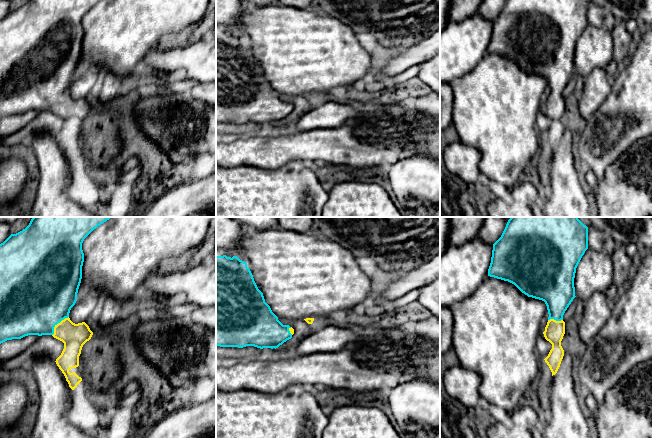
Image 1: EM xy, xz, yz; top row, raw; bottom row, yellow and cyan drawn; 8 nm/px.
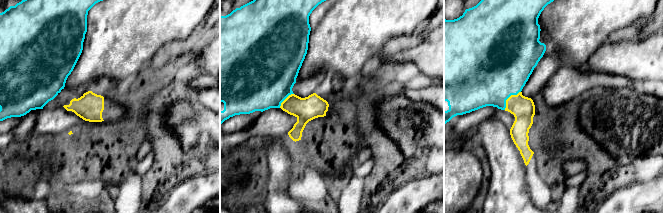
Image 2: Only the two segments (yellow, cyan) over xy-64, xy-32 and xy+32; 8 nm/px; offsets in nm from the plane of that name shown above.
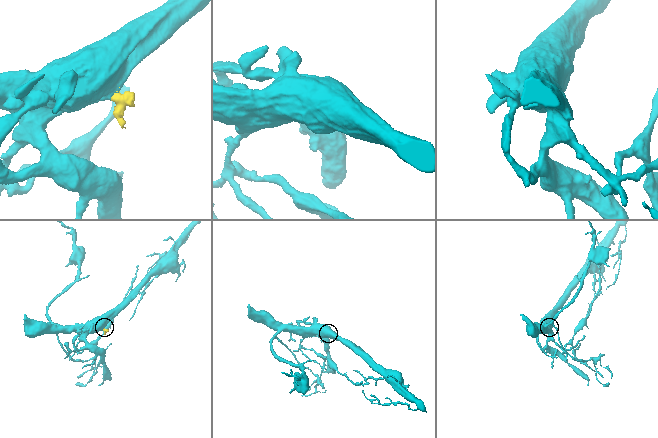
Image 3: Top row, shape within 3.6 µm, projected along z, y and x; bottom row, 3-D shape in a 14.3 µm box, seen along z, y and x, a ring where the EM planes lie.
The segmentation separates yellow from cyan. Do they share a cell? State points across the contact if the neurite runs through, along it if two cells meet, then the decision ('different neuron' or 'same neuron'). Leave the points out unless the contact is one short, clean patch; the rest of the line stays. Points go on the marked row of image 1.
runs through xy (74, 336), (57, 324), (40, 298); same neuron

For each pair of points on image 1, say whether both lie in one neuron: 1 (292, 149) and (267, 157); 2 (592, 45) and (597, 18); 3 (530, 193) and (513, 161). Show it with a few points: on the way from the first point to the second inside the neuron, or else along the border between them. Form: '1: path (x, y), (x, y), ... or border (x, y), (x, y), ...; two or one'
1: path (286, 149), (273, 152); one
2: border (588, 23), (603, 27); two
3: border (517, 182), (510, 189); two

